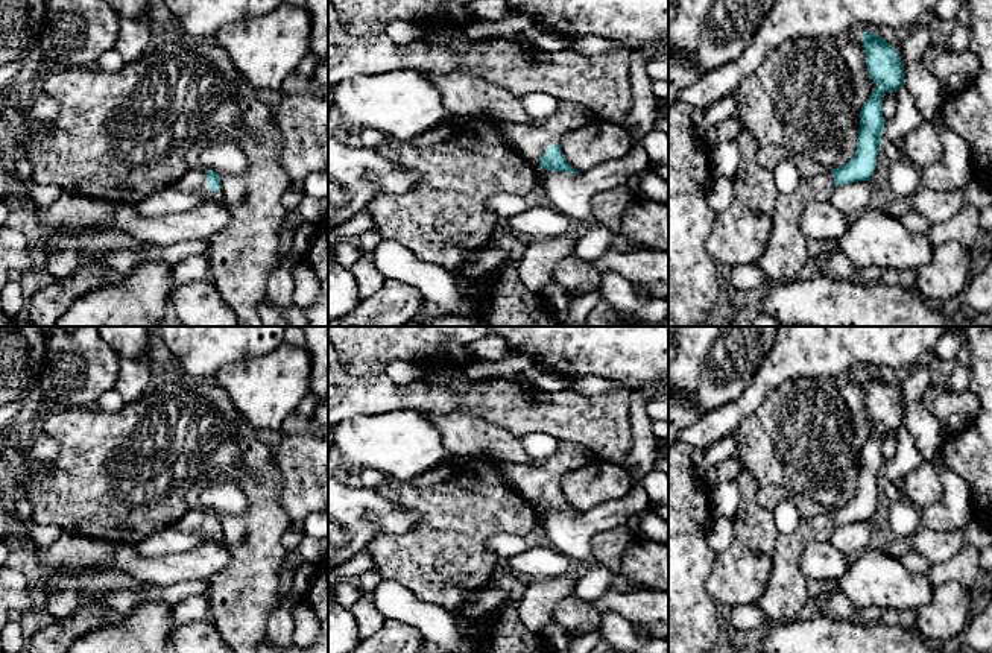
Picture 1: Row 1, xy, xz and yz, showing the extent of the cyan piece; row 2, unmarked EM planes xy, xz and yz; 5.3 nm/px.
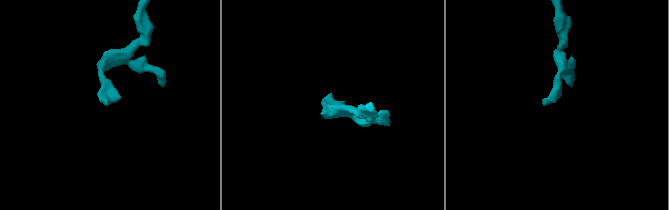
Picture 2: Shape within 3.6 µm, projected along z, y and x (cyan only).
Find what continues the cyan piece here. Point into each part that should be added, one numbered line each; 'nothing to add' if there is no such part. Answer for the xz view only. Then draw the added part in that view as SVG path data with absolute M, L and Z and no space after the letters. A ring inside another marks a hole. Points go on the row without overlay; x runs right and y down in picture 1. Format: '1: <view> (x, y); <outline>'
1: xz (532, 480); M561 440L556 451L529 465L498 462L501 475L527 500L539 500L551 484L559 484L565 474L582 468L589 459L586 450L574 442Z

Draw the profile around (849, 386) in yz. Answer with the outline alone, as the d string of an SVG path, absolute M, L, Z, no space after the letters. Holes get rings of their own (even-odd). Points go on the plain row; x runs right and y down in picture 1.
M858 368L855 375L843 374L837 378L839 390L846 402L846 409L852 421L854 433L852 443L857 454L860 454L861 446L872 434L870 415L866 405L866 395L861 384L863 374L866 371L870 372L872 375L877 374L877 369Z

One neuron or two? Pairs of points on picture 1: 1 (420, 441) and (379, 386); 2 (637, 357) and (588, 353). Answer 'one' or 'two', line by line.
1: two
2: one

